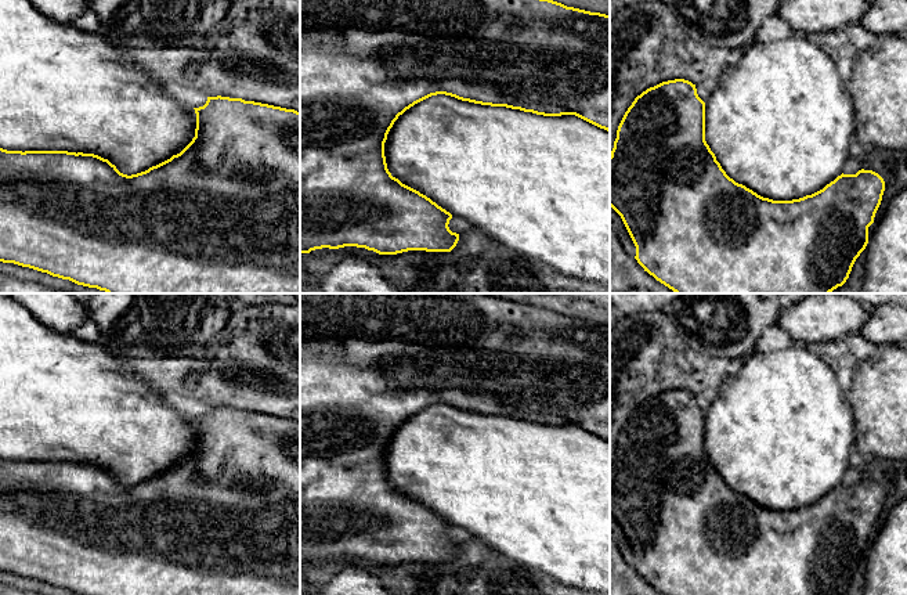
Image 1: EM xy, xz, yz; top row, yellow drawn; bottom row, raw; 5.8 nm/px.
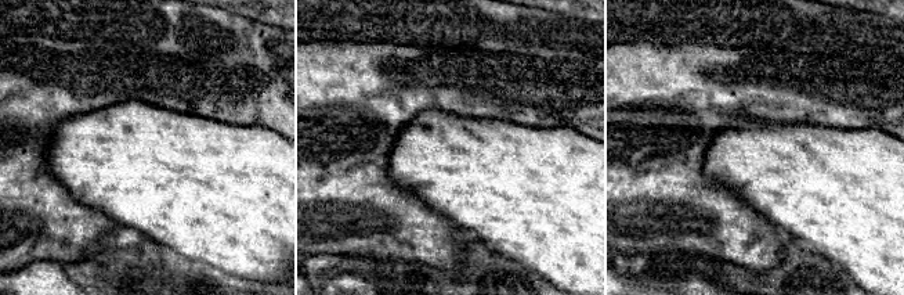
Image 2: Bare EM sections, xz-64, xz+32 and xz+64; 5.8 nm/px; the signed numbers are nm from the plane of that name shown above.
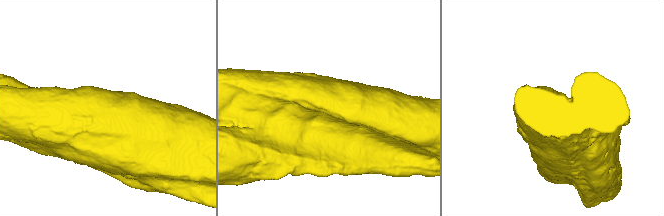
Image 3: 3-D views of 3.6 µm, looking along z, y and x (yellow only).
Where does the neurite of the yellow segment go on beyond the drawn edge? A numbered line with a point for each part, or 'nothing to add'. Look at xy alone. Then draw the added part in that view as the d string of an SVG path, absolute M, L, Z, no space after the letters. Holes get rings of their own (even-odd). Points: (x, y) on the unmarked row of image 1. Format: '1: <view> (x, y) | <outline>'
nothing to add

